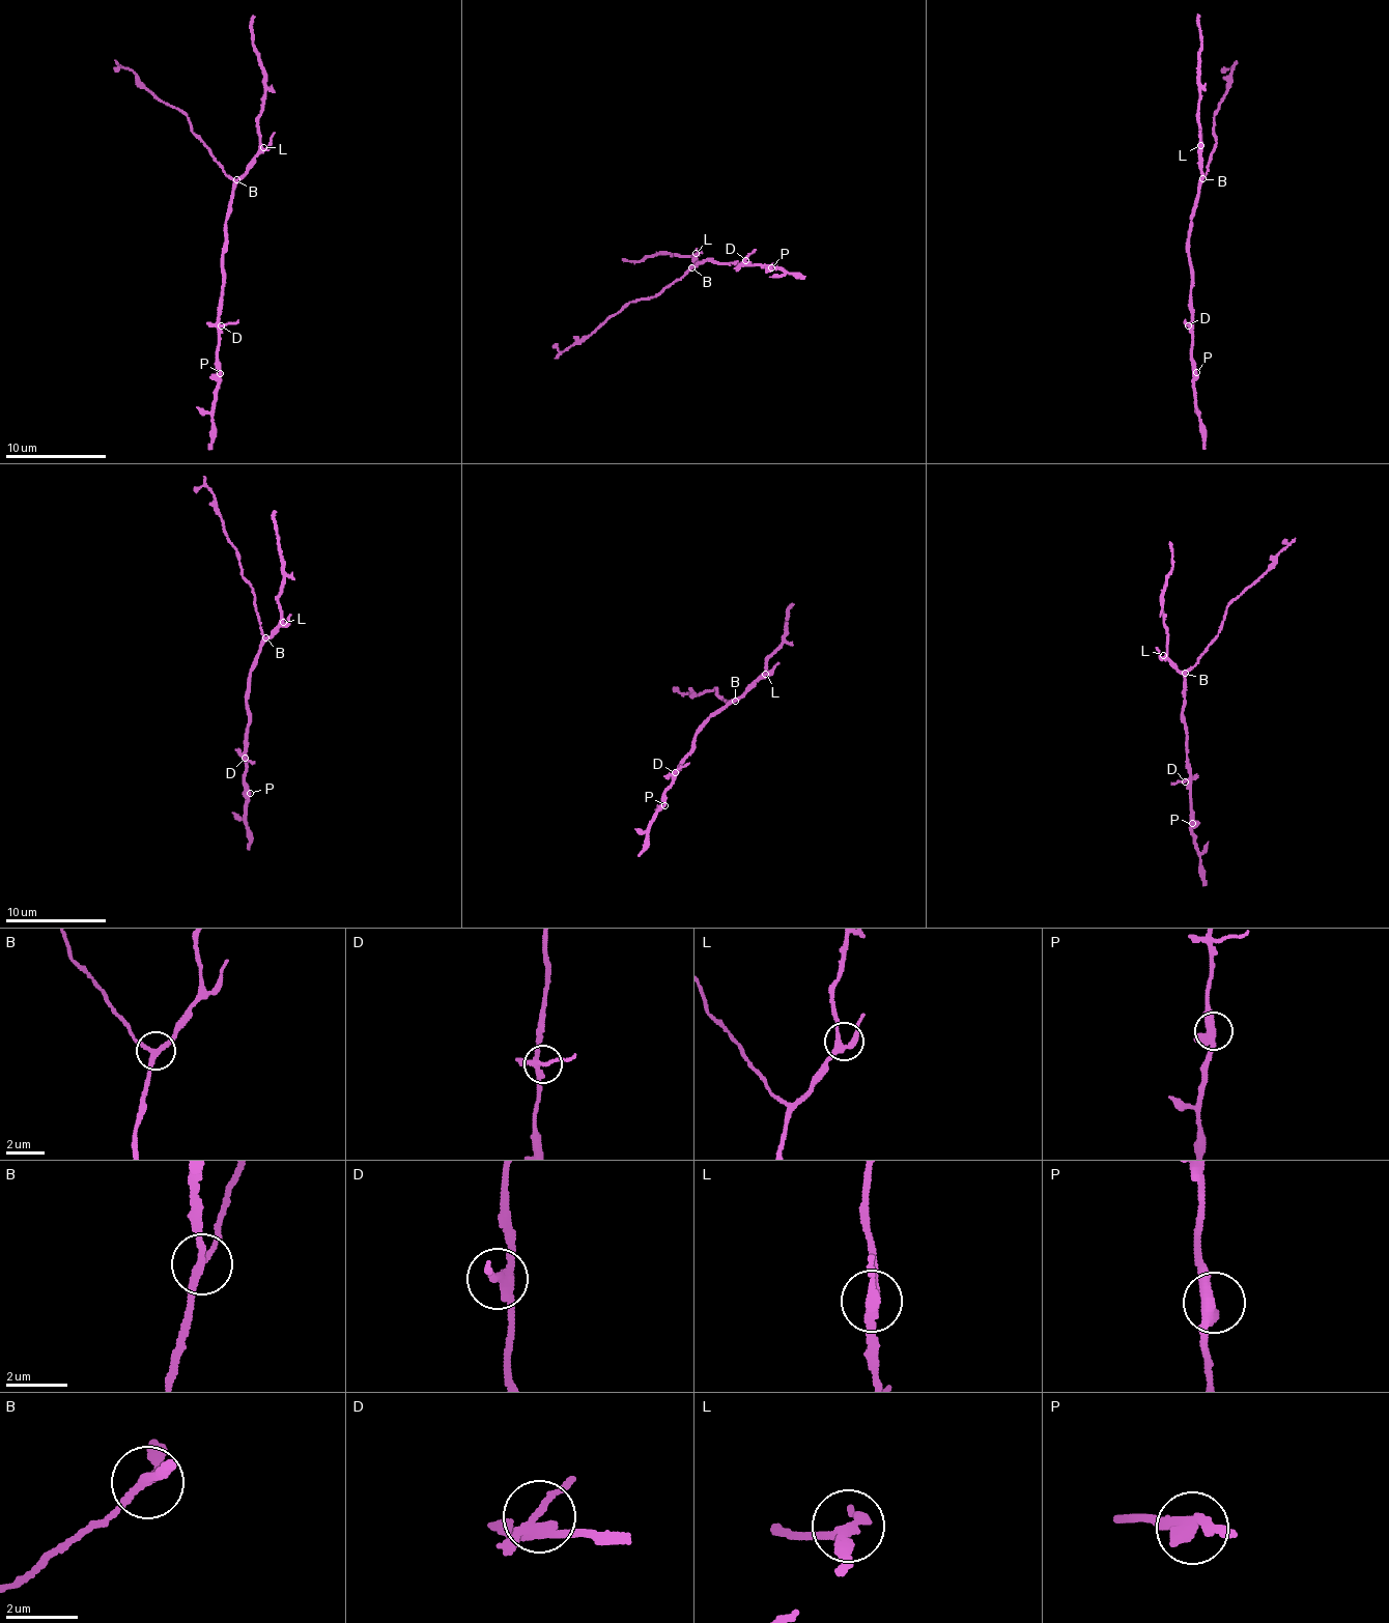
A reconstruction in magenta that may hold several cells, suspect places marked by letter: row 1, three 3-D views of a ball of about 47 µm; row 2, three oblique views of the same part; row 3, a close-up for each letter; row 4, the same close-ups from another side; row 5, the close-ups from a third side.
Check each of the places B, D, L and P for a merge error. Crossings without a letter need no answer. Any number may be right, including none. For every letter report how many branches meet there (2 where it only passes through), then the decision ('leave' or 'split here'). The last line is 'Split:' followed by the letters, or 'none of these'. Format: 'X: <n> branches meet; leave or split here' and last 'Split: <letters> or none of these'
B: 3 branches meet; leave
D: 4 branches meet; leave
L: 3 branches meet; leave
P: 2 branches meet; leave
Split: none of these

